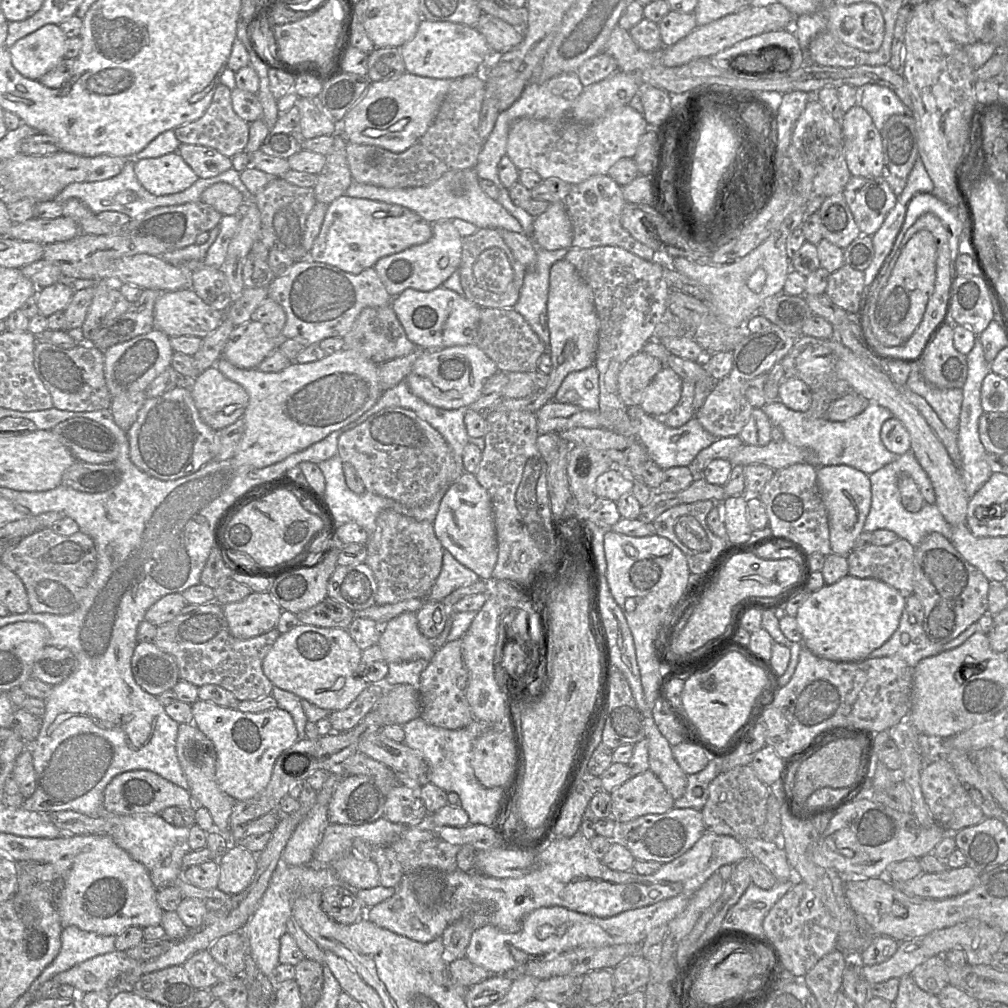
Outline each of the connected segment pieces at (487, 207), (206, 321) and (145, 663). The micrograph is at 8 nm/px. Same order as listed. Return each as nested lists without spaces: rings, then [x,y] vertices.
[[[474,168],[449,169],[438,180],[422,187],[389,189],[352,181],[346,190],[346,195],[406,207],[430,224],[445,219],[462,219],[476,225],[479,229],[506,229],[524,234],[520,222],[501,204],[486,195],[480,188],[478,180],[480,178]]]
[[[192,288],[167,291],[154,306],[155,328],[169,337],[205,337],[224,319],[224,312],[205,303]]]
[[[154,642],[137,643],[131,658],[131,670],[135,682],[154,696],[172,690],[180,680],[174,657]]]

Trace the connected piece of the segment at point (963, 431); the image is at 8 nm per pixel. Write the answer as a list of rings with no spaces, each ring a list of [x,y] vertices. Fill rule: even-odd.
[[[978,338],[975,339],[972,350],[966,355],[967,360],[967,378],[963,391],[963,401],[960,412],[959,425],[957,430],[957,441],[960,452],[959,470],[962,482],[969,499],[988,481],[992,471],[986,461],[987,452],[980,441],[978,432],[978,422],[980,416],[984,413],[981,406],[981,386],[986,375],[991,371],[990,364],[986,361],[982,344]]]

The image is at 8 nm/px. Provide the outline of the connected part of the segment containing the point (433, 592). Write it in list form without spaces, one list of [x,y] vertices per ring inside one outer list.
[[[443,548],[441,571],[425,600],[442,602],[457,588],[471,585],[479,580],[477,574],[459,563],[448,550]]]

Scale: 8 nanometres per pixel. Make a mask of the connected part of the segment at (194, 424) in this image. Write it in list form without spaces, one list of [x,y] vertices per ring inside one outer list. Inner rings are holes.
[[[177,386],[161,396],[147,398],[126,435],[133,464],[160,480],[193,474],[216,455],[216,430],[200,418],[189,386]]]

